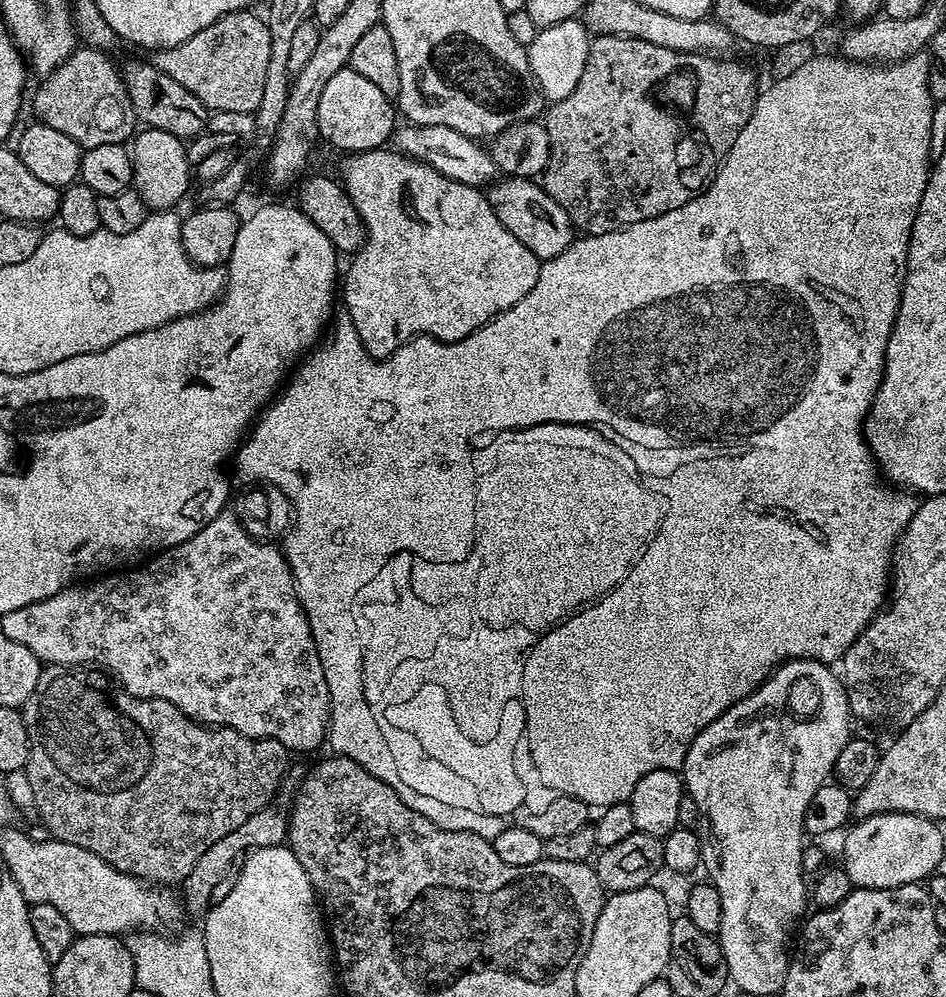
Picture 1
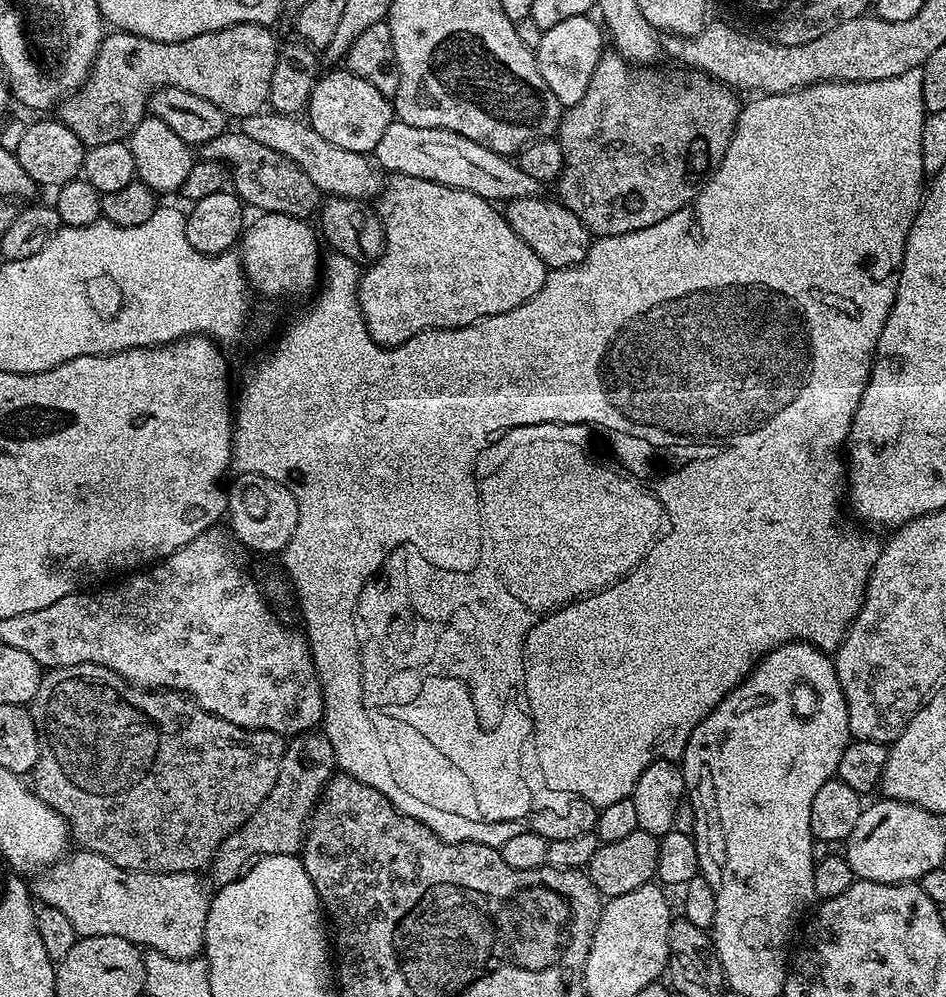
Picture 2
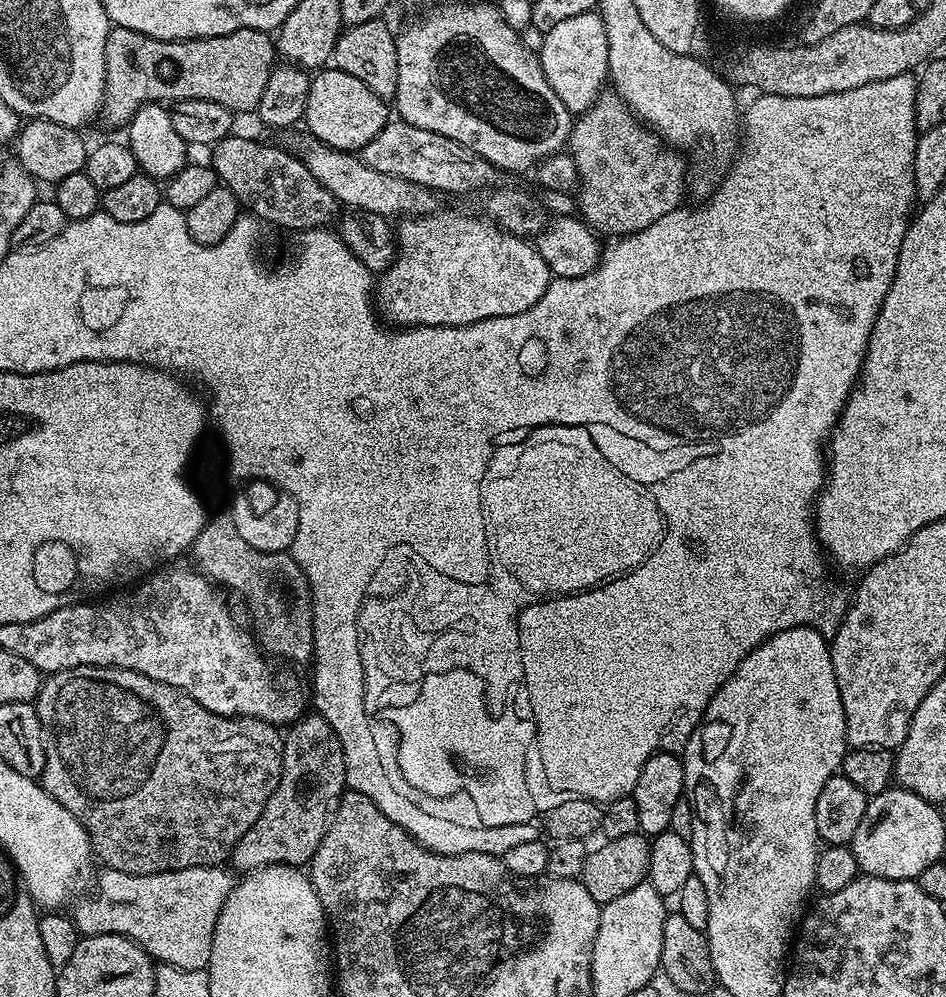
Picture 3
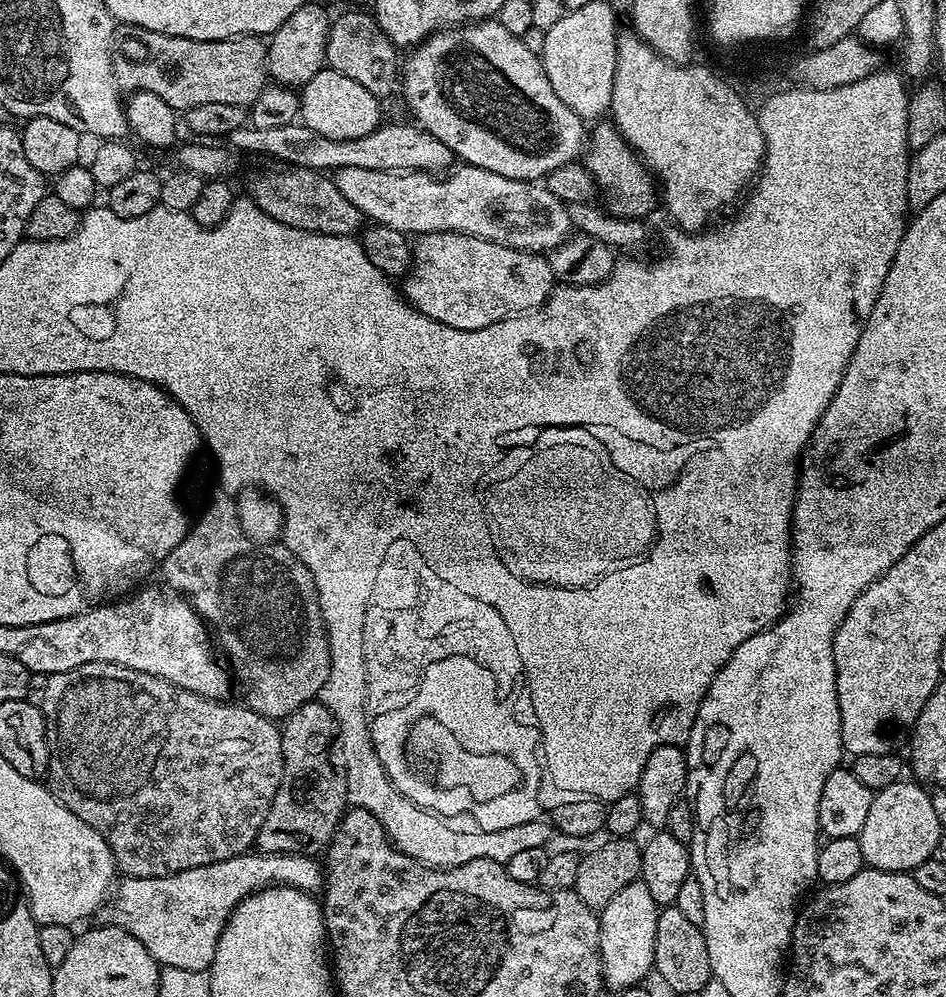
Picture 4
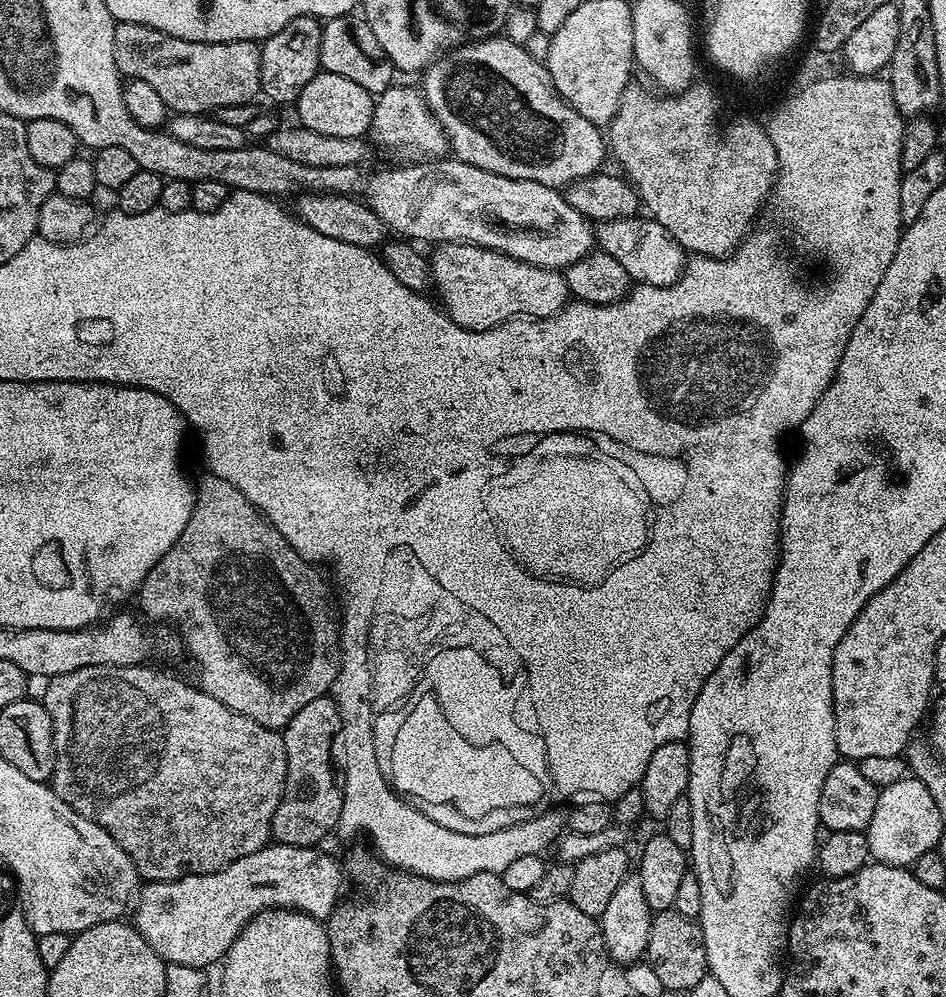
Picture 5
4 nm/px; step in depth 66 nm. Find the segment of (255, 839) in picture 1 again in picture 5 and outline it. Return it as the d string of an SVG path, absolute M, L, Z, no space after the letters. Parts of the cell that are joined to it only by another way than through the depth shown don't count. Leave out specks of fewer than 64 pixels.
M331 695L314 698L314 702L306 702L294 718L282 730L284 745L286 746L286 786L284 796L278 802L278 810L274 810L272 819L271 839L277 844L289 844L290 846L302 846L314 848L323 845L324 839L331 832L337 831L341 816L342 802L344 801L343 785L339 782L338 772L332 769L332 739L337 739L338 733L343 727L340 717L340 708Z

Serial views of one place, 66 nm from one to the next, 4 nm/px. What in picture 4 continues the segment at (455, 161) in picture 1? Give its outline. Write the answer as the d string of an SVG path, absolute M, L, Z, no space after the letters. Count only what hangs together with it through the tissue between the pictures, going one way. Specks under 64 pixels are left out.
M302 122L266 130L245 126L229 133L226 140L237 153L257 152L260 156L281 160L278 161L281 165L312 168L321 174L335 172L346 166L387 172L419 171L440 174L447 171L452 166L451 162L454 162L454 155L449 147L439 142L434 135L421 129L419 125L407 123L385 123L370 134L363 135L362 138L344 140L326 138L326 134L318 134Z

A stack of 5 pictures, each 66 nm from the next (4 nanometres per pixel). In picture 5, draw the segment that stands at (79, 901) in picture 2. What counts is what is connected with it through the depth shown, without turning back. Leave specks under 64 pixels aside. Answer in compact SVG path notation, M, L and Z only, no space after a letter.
M269 842L262 850L254 850L254 854L246 854L246 858L238 858L217 872L145 883L138 893L140 909L136 912L134 926L165 965L181 964L208 970L211 964L219 965L223 961L240 931L260 912L273 908L295 908L297 912L305 912L315 920L327 921L336 905L341 903L346 872L341 861L339 864L324 850L320 846L303 848Z

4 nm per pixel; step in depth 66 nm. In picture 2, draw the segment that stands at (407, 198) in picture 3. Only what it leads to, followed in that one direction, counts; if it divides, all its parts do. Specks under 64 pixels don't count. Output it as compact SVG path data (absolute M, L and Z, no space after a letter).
M261 110L252 116L239 117L238 131L292 160L301 168L302 173L310 178L318 192L327 197L345 196L351 200L367 201L368 196L375 197L381 187L382 180L376 177L377 169L365 153L342 150L342 146L326 142L326 138L322 138L318 130L314 130L311 124L296 116L284 116L280 112Z

